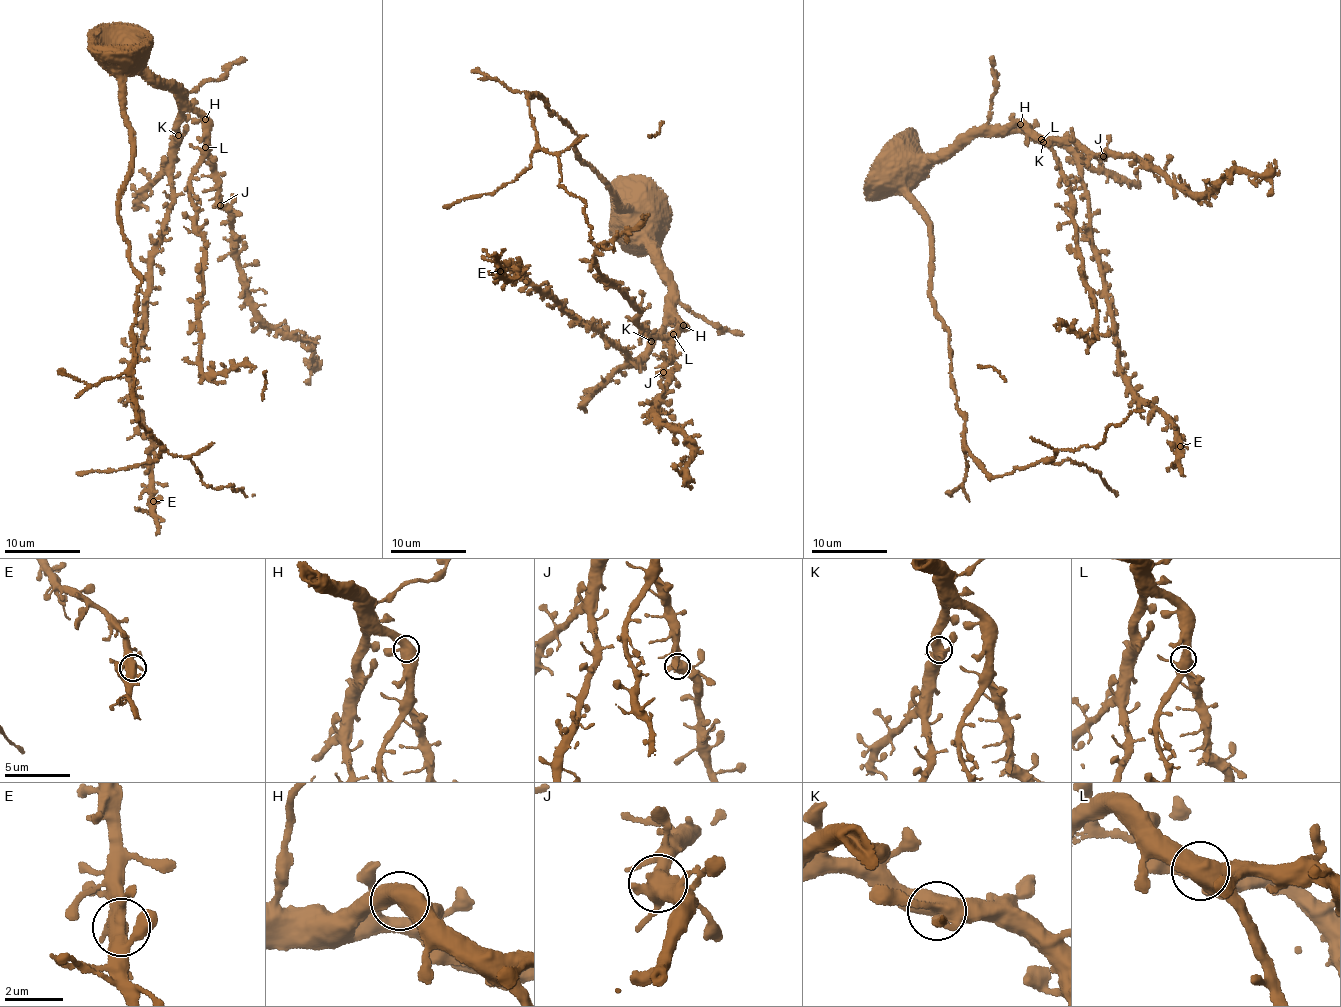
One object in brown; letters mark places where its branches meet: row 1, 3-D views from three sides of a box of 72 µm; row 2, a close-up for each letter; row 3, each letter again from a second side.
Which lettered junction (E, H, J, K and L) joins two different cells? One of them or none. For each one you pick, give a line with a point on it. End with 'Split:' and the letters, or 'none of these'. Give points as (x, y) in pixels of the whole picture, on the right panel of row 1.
Split: none of these

